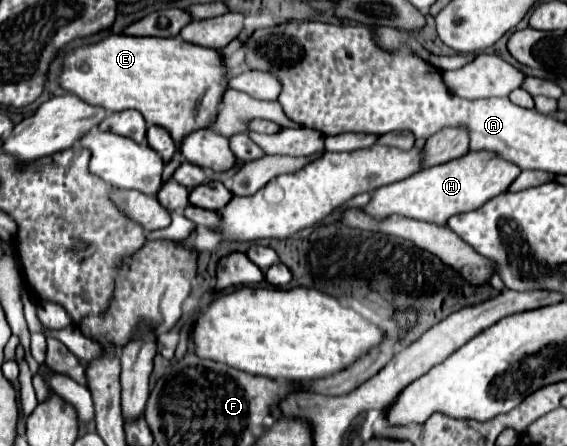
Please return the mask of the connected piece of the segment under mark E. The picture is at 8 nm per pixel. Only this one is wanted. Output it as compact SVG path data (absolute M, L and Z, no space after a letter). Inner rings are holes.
M110 35L102 39L96 45L84 45L66 55L64 69L62 69L62 87L80 99L100 105L106 111L126 111L136 109L144 115L148 125L160 125L164 127L174 143L178 145L176 155L168 165L164 165L162 183L172 179L176 167L180 167L180 139L184 135L190 135L192 131L206 129L212 121L212 117L218 111L218 103L226 91L226 63L222 55L216 49L208 47L196 47L192 43L180 41L178 37L130 37L130 35Z

